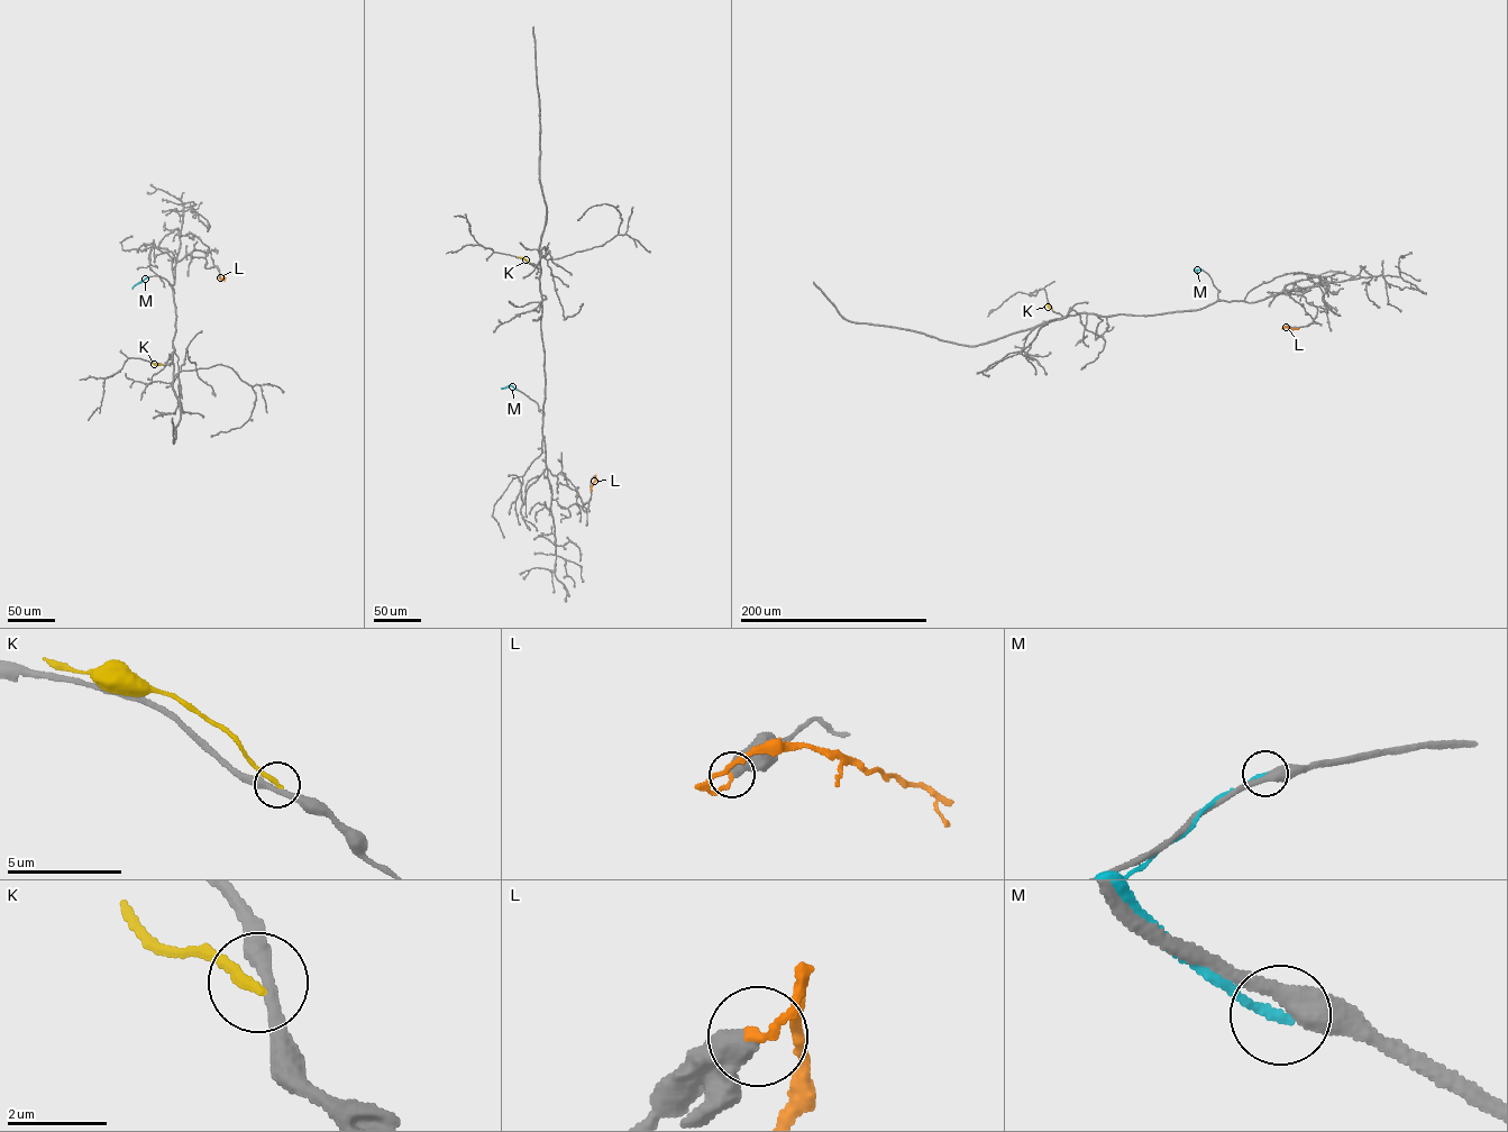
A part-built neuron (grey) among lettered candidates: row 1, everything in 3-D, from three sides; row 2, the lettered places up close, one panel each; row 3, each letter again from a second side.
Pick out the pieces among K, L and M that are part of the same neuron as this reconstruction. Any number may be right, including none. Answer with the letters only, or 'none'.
none

